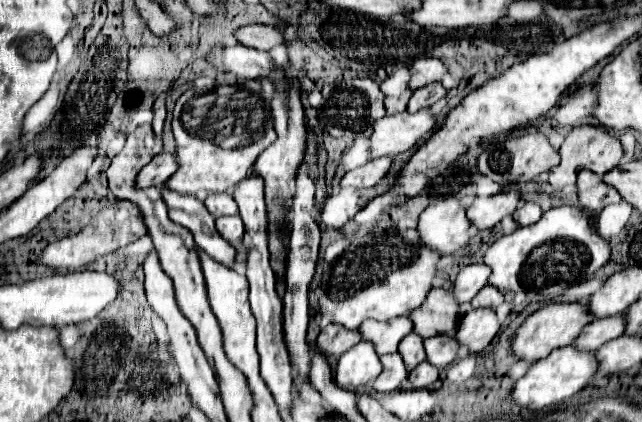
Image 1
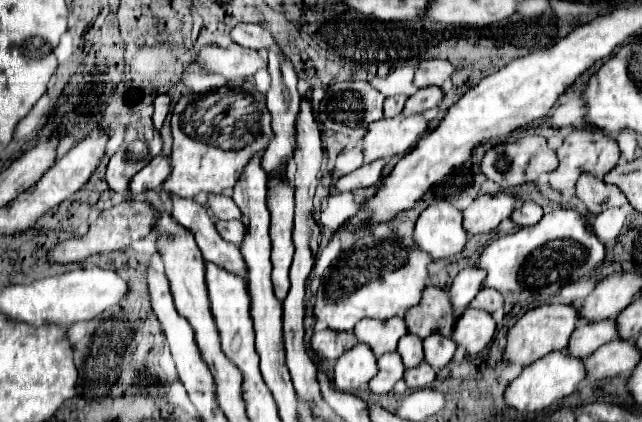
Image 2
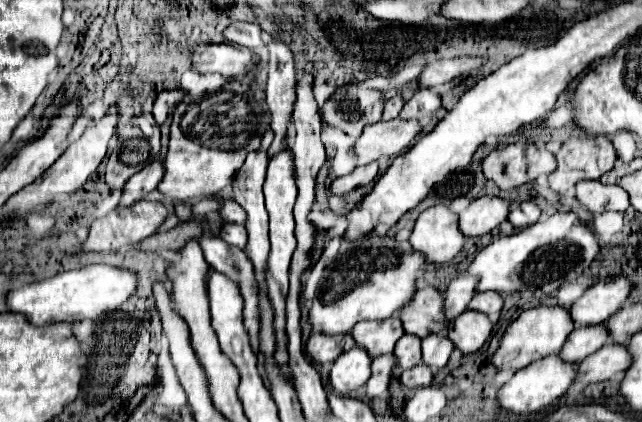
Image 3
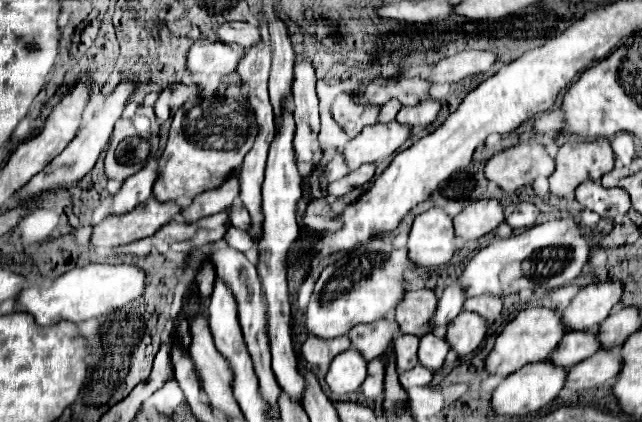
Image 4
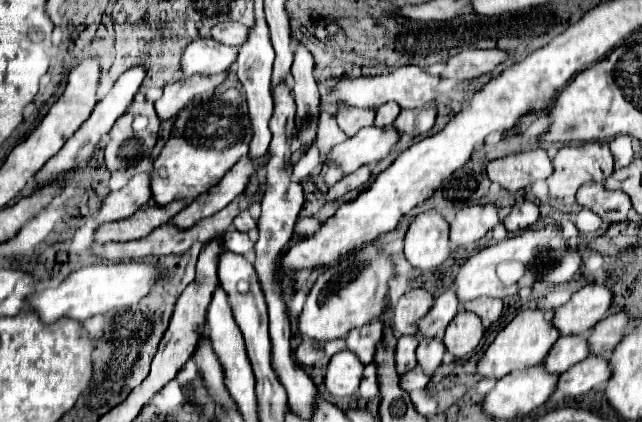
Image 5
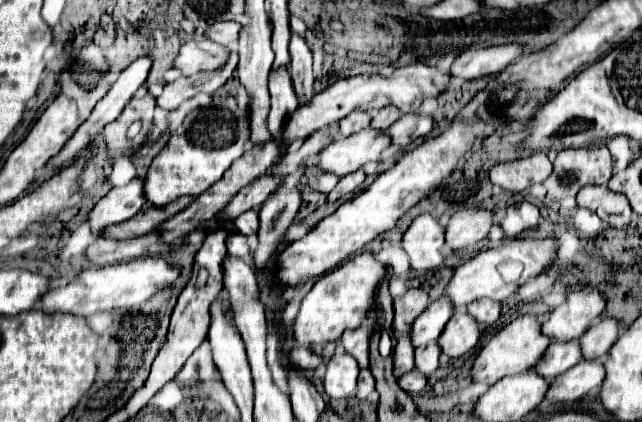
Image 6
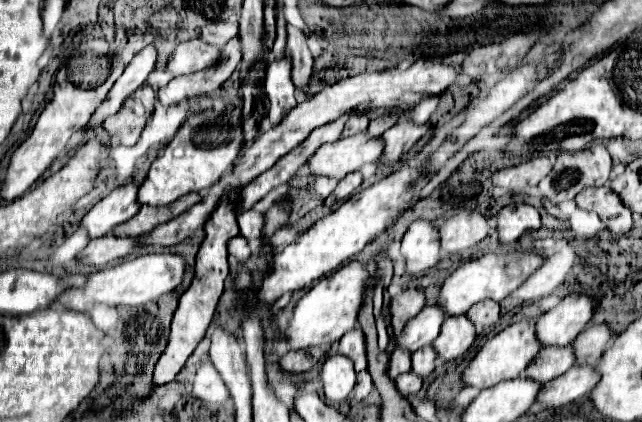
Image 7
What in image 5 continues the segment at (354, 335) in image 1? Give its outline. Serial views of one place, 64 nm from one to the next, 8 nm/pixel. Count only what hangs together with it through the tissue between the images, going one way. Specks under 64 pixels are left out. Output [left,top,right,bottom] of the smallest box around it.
[294,338,344,368]

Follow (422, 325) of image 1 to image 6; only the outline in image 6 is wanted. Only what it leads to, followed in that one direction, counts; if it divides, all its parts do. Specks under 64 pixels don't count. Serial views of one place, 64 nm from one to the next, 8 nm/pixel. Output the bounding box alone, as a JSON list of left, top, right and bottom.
[394,290,428,334]

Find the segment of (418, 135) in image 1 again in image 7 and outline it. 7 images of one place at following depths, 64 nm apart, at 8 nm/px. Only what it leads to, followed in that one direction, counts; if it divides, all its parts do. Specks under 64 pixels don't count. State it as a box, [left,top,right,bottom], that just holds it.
[308,132,382,180]

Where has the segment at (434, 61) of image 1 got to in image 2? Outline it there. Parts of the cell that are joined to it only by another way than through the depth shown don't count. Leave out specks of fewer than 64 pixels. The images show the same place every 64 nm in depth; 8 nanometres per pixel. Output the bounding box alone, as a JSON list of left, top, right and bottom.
[414,60,454,88]

